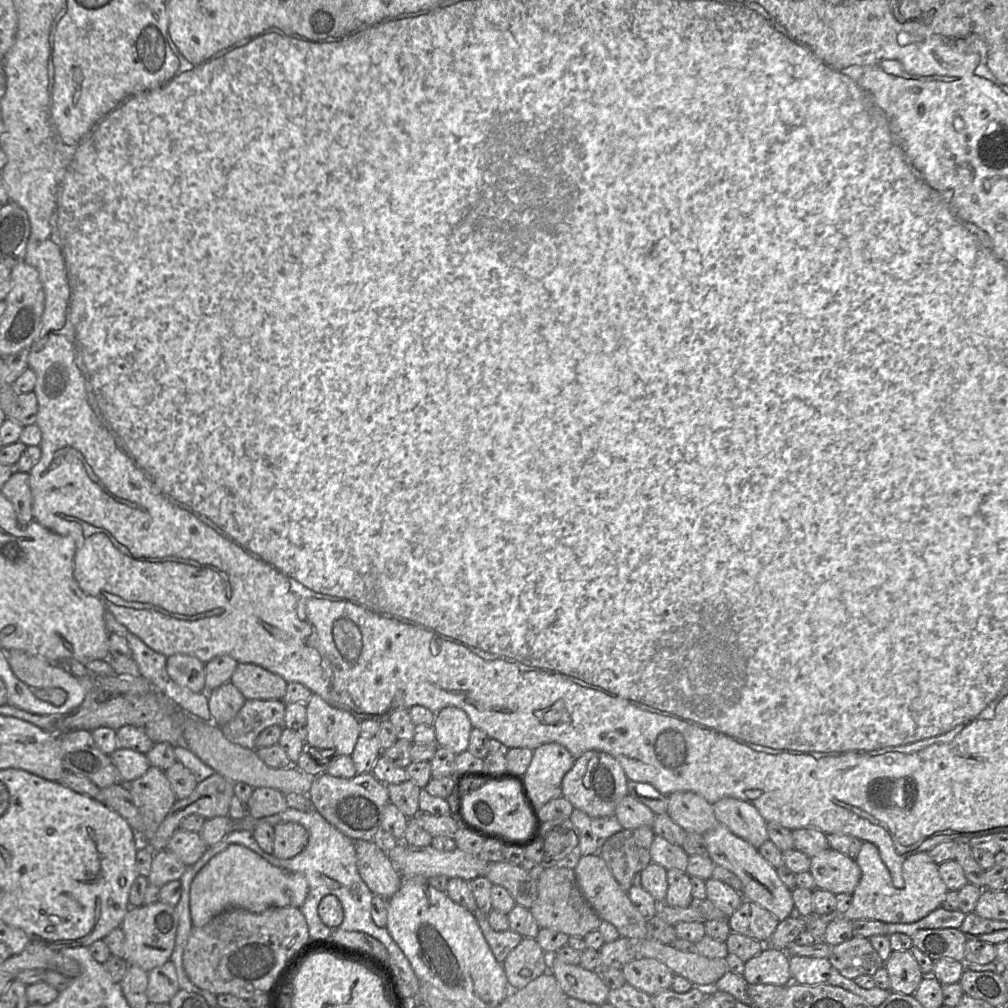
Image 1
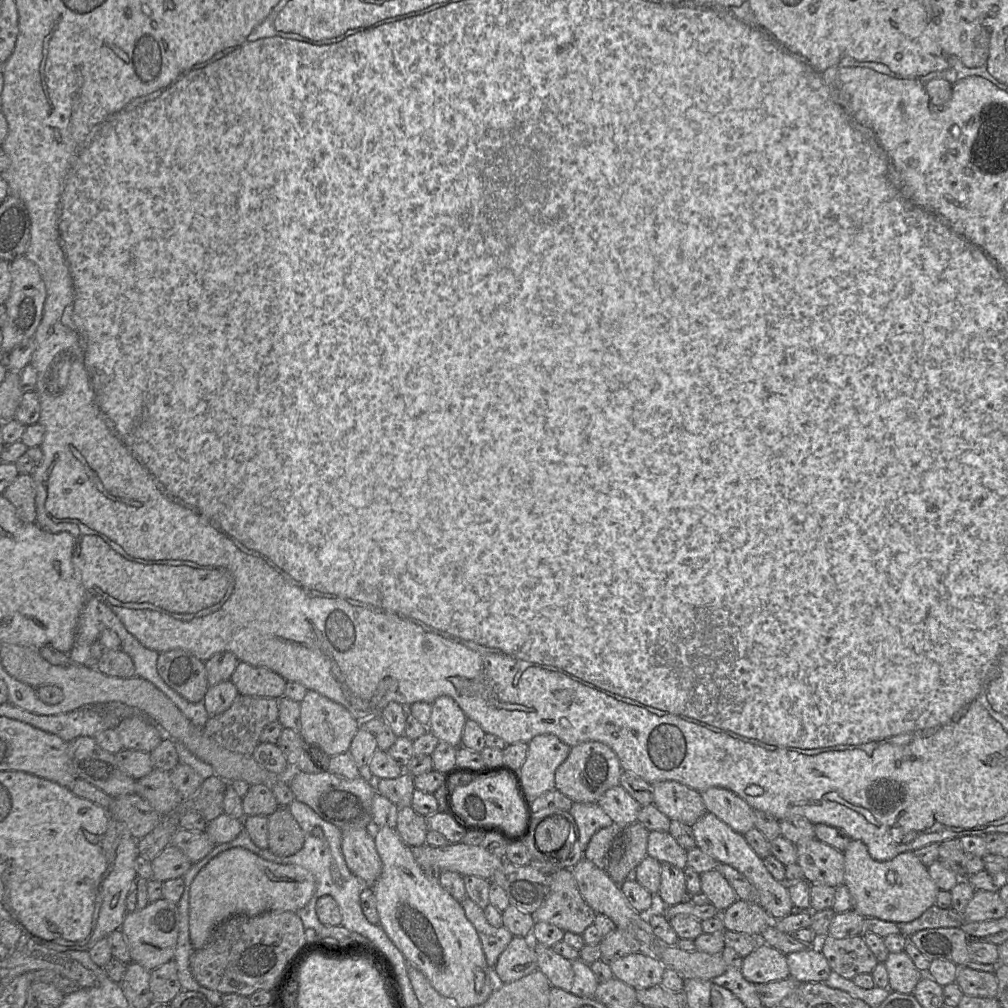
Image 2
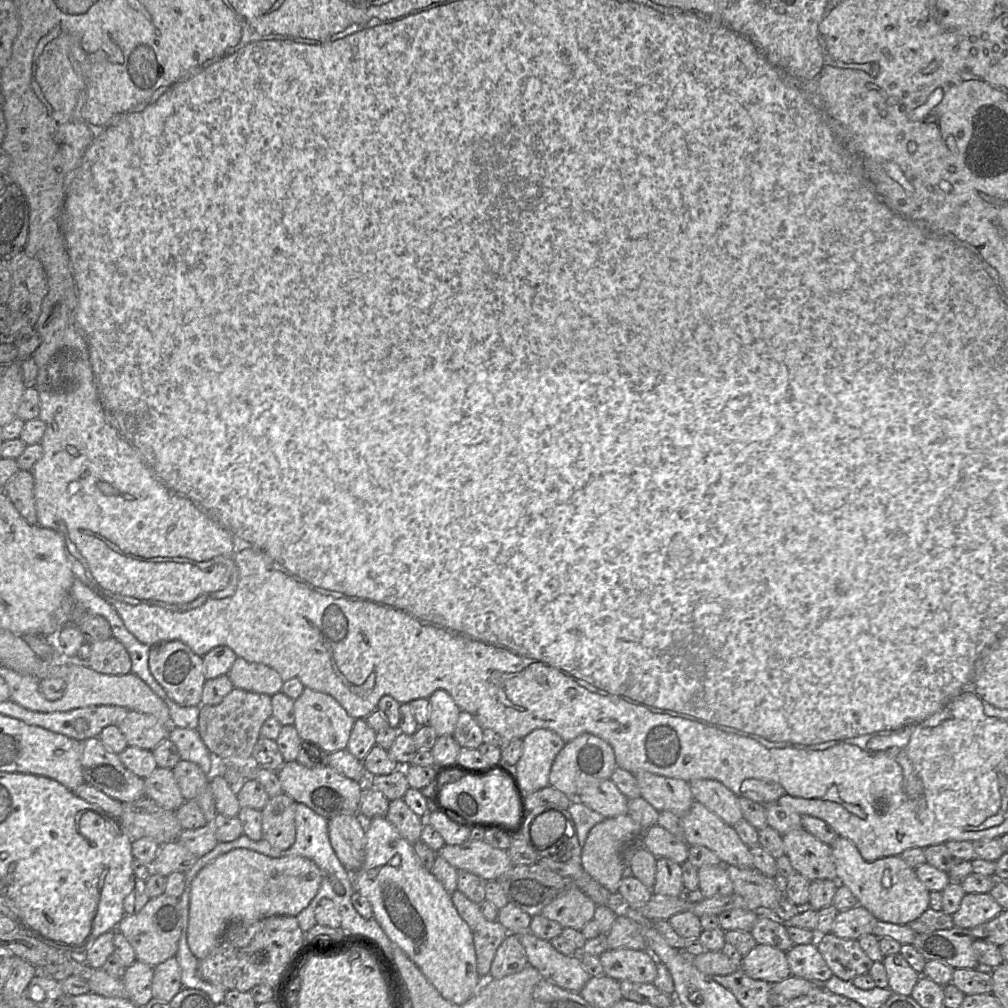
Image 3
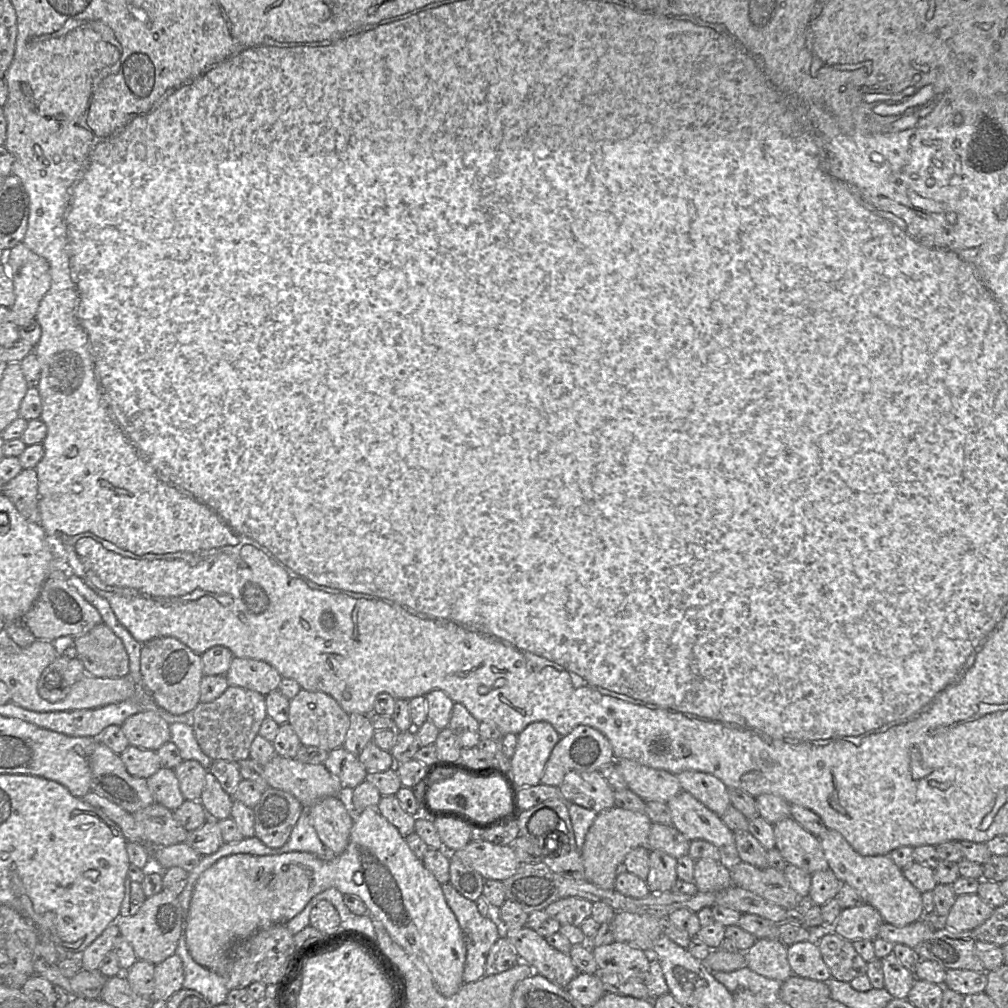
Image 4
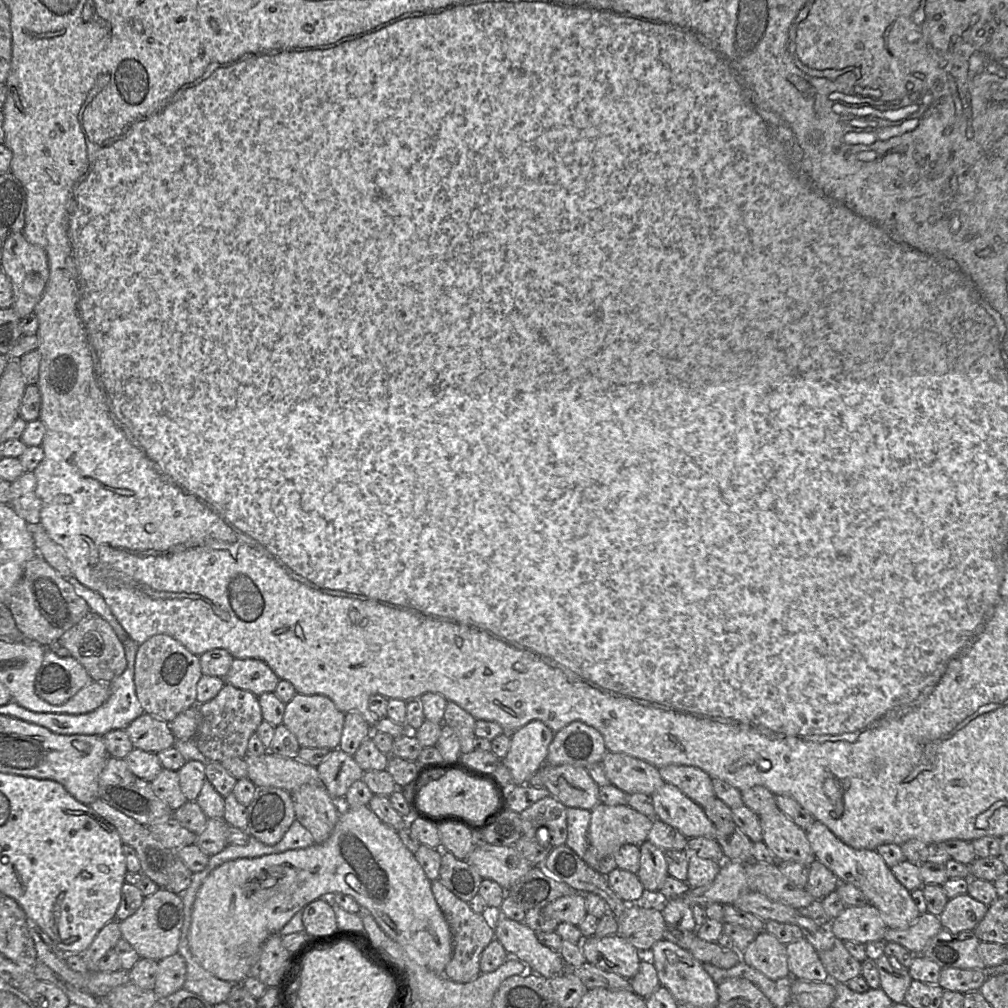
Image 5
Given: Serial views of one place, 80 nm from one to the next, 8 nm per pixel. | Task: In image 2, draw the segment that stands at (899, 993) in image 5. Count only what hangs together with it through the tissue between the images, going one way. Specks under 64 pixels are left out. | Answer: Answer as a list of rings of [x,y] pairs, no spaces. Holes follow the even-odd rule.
[[[905,951],[890,953],[884,962],[889,977],[889,990],[902,994],[913,994],[913,991],[926,974],[917,969]]]

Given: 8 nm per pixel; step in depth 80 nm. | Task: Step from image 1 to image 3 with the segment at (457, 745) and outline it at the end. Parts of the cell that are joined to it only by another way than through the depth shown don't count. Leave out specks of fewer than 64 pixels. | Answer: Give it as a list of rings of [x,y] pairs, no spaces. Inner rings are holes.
[[[436,690],[429,697],[429,725],[439,736],[452,736],[460,708],[445,690]]]

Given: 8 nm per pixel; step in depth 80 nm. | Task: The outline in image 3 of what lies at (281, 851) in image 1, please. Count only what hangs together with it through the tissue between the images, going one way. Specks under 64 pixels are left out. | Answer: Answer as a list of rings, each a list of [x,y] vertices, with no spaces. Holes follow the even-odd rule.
[[[287,794],[271,797],[262,815],[262,839],[277,850],[290,848],[296,838],[295,826],[296,802]]]

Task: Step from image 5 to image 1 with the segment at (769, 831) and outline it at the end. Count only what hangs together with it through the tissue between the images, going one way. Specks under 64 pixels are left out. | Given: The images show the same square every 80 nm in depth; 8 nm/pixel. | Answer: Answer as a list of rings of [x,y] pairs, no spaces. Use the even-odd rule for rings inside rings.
[[[831,848],[810,858],[809,872],[817,888],[835,895],[854,892],[861,878],[861,871],[855,859]]]

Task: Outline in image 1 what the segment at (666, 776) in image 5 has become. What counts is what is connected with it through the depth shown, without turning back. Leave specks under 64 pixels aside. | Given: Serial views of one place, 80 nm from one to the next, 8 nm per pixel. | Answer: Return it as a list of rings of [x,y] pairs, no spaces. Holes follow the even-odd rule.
[[[725,797],[713,804],[713,809],[720,824],[757,849],[769,839],[767,821],[751,803]]]

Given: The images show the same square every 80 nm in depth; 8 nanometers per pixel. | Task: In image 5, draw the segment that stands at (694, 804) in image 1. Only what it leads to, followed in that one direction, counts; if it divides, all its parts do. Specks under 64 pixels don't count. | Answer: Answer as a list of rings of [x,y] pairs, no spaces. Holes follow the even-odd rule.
[[[607,751],[601,764],[610,783],[627,794],[651,796],[665,783],[657,767],[624,753]]]

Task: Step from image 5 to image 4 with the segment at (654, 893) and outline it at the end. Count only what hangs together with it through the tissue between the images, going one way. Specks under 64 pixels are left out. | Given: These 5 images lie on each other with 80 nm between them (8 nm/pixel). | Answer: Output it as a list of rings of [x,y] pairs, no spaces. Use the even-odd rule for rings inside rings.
[[[651,850],[650,870],[645,880],[650,893],[671,892],[677,877],[677,859],[661,850]]]

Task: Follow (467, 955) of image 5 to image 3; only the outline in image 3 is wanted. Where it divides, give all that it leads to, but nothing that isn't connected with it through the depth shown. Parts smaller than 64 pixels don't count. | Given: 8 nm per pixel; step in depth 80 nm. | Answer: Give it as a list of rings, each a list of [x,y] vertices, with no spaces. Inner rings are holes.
[[[459,890],[451,894],[451,899],[473,934],[478,974],[480,977],[486,976],[489,974],[498,947],[509,932],[499,921],[487,920],[481,912],[480,905]]]

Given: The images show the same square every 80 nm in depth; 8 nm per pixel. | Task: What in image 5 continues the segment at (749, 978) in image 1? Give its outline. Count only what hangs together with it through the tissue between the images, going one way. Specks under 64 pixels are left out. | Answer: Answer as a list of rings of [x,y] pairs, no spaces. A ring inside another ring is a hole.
[[[766,931],[758,932],[741,956],[746,964],[771,979],[790,976],[786,945]]]

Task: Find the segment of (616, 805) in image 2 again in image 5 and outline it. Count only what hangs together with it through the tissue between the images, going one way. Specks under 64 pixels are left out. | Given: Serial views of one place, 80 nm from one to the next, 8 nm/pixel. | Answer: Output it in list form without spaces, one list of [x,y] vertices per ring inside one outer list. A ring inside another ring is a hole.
[[[571,764],[544,765],[534,776],[533,785],[544,786],[554,798],[568,807],[591,811],[600,802],[599,785],[585,767]]]

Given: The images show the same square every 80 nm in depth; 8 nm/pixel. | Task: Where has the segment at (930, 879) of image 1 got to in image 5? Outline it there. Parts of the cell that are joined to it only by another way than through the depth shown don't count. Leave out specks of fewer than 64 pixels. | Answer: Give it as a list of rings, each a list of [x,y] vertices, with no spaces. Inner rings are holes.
[[[815,821],[805,831],[816,859],[831,870],[840,882],[850,883],[858,888],[868,903],[878,909],[887,929],[904,930],[916,922],[921,913],[910,891],[896,879],[876,850],[850,847],[819,821]]]

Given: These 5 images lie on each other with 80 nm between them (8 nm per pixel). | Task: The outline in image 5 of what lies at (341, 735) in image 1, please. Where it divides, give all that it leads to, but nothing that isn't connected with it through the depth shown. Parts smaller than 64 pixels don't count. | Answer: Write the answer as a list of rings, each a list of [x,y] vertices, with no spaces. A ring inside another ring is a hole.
[[[296,693],[285,704],[282,723],[294,734],[300,747],[333,750],[339,747],[344,720],[345,713],[341,712],[328,697]]]

